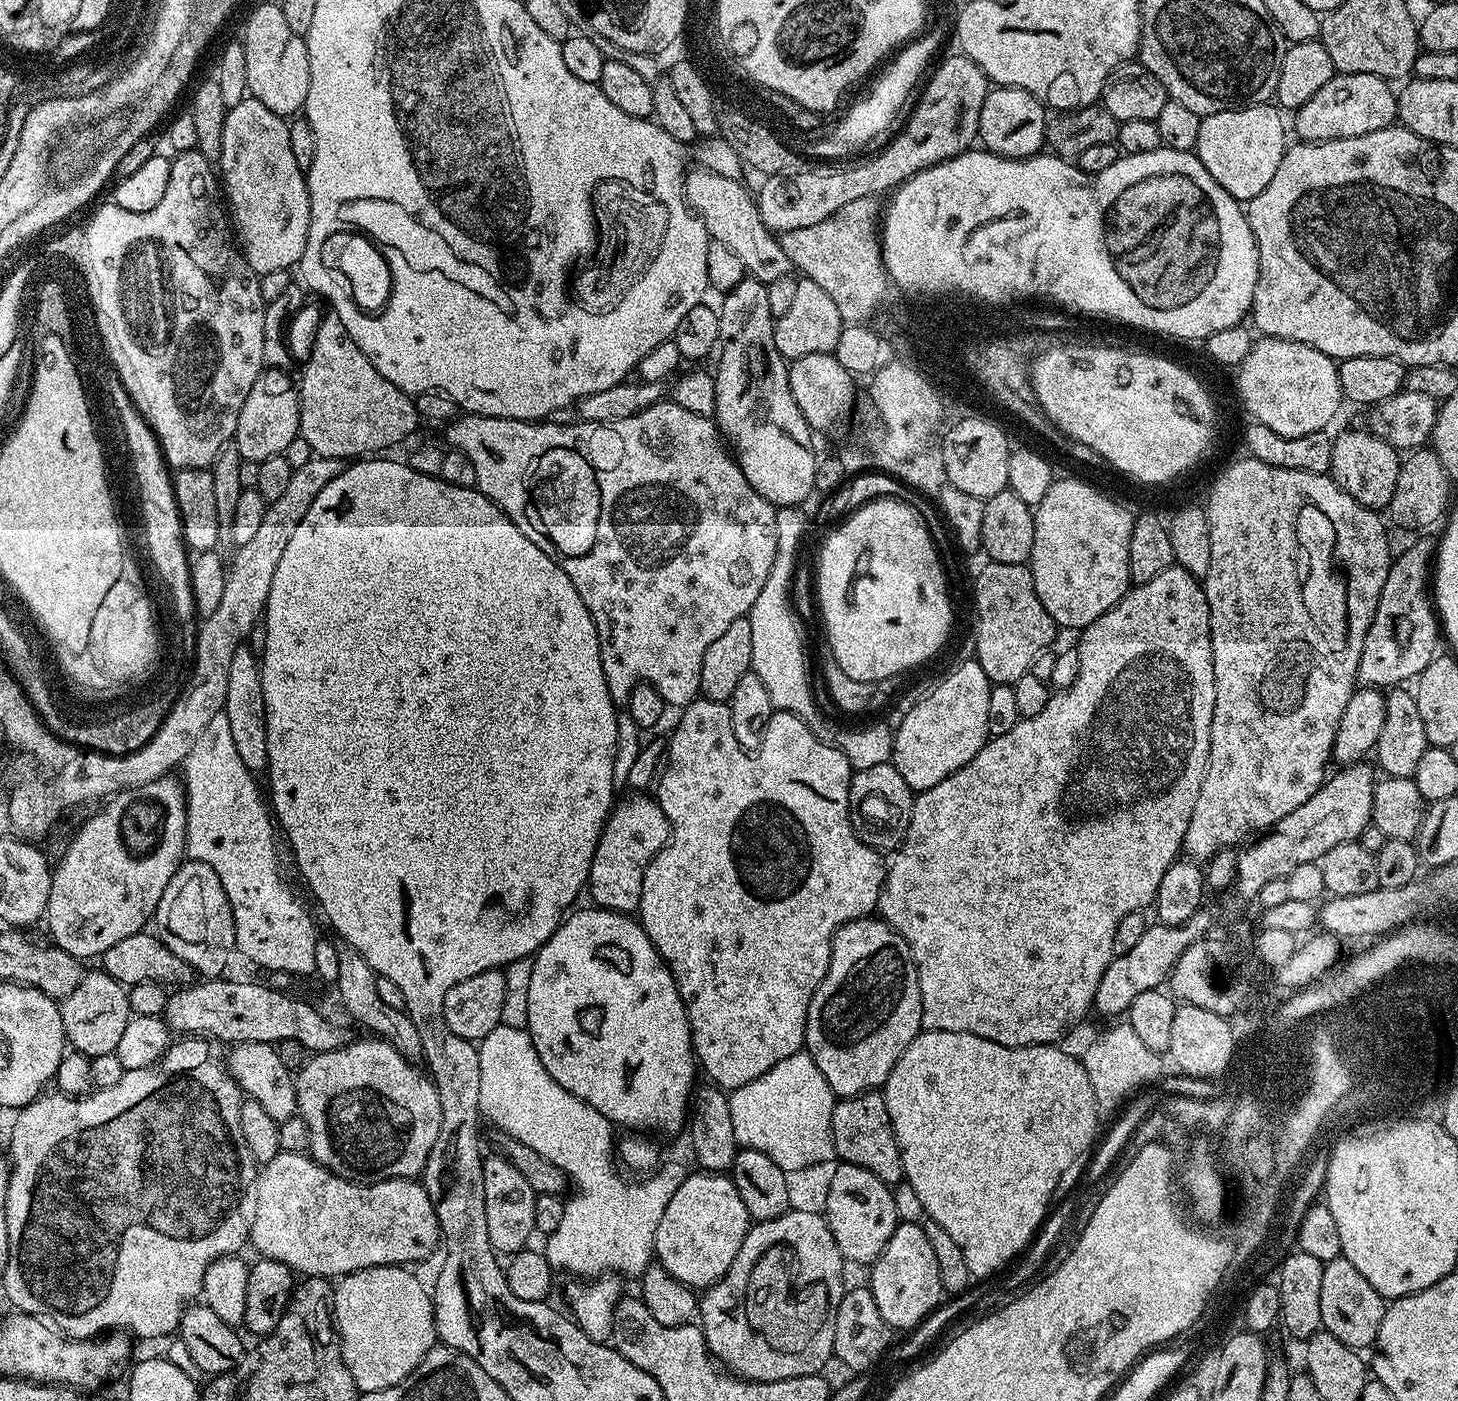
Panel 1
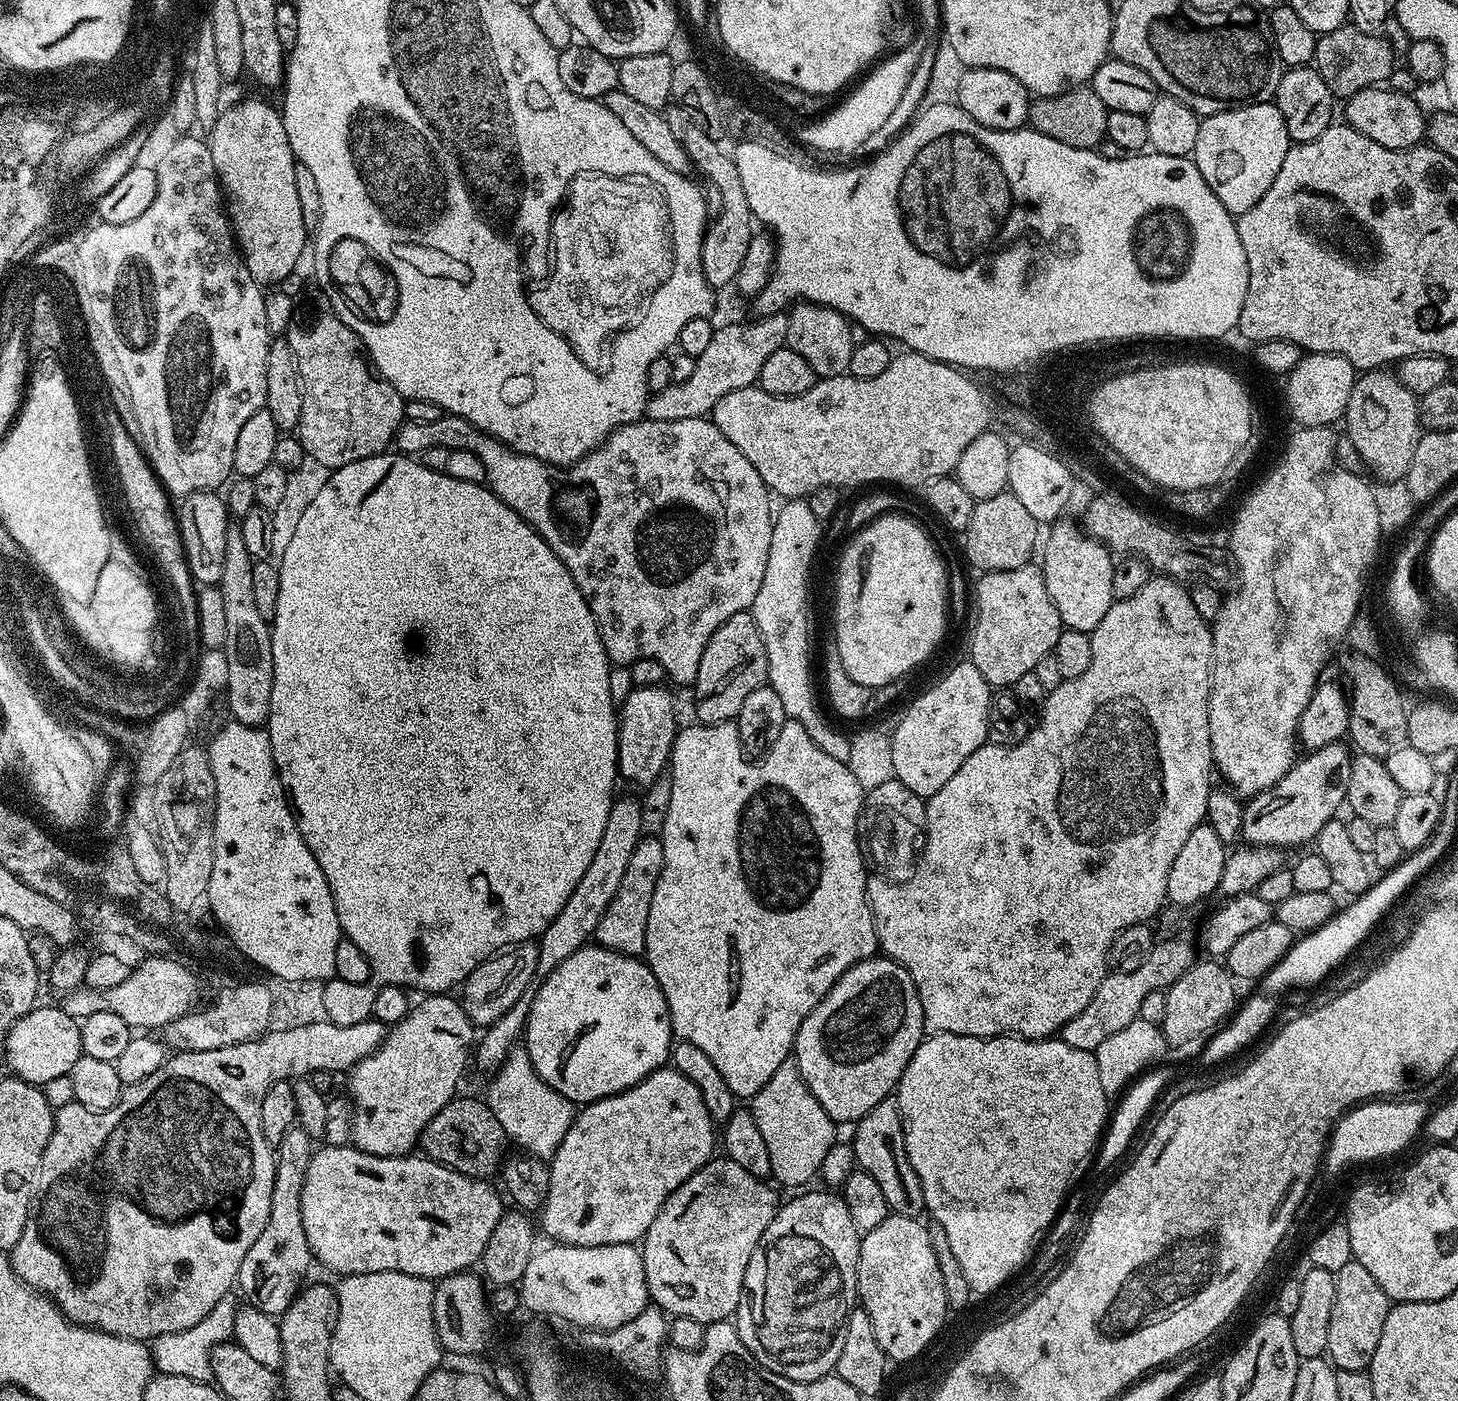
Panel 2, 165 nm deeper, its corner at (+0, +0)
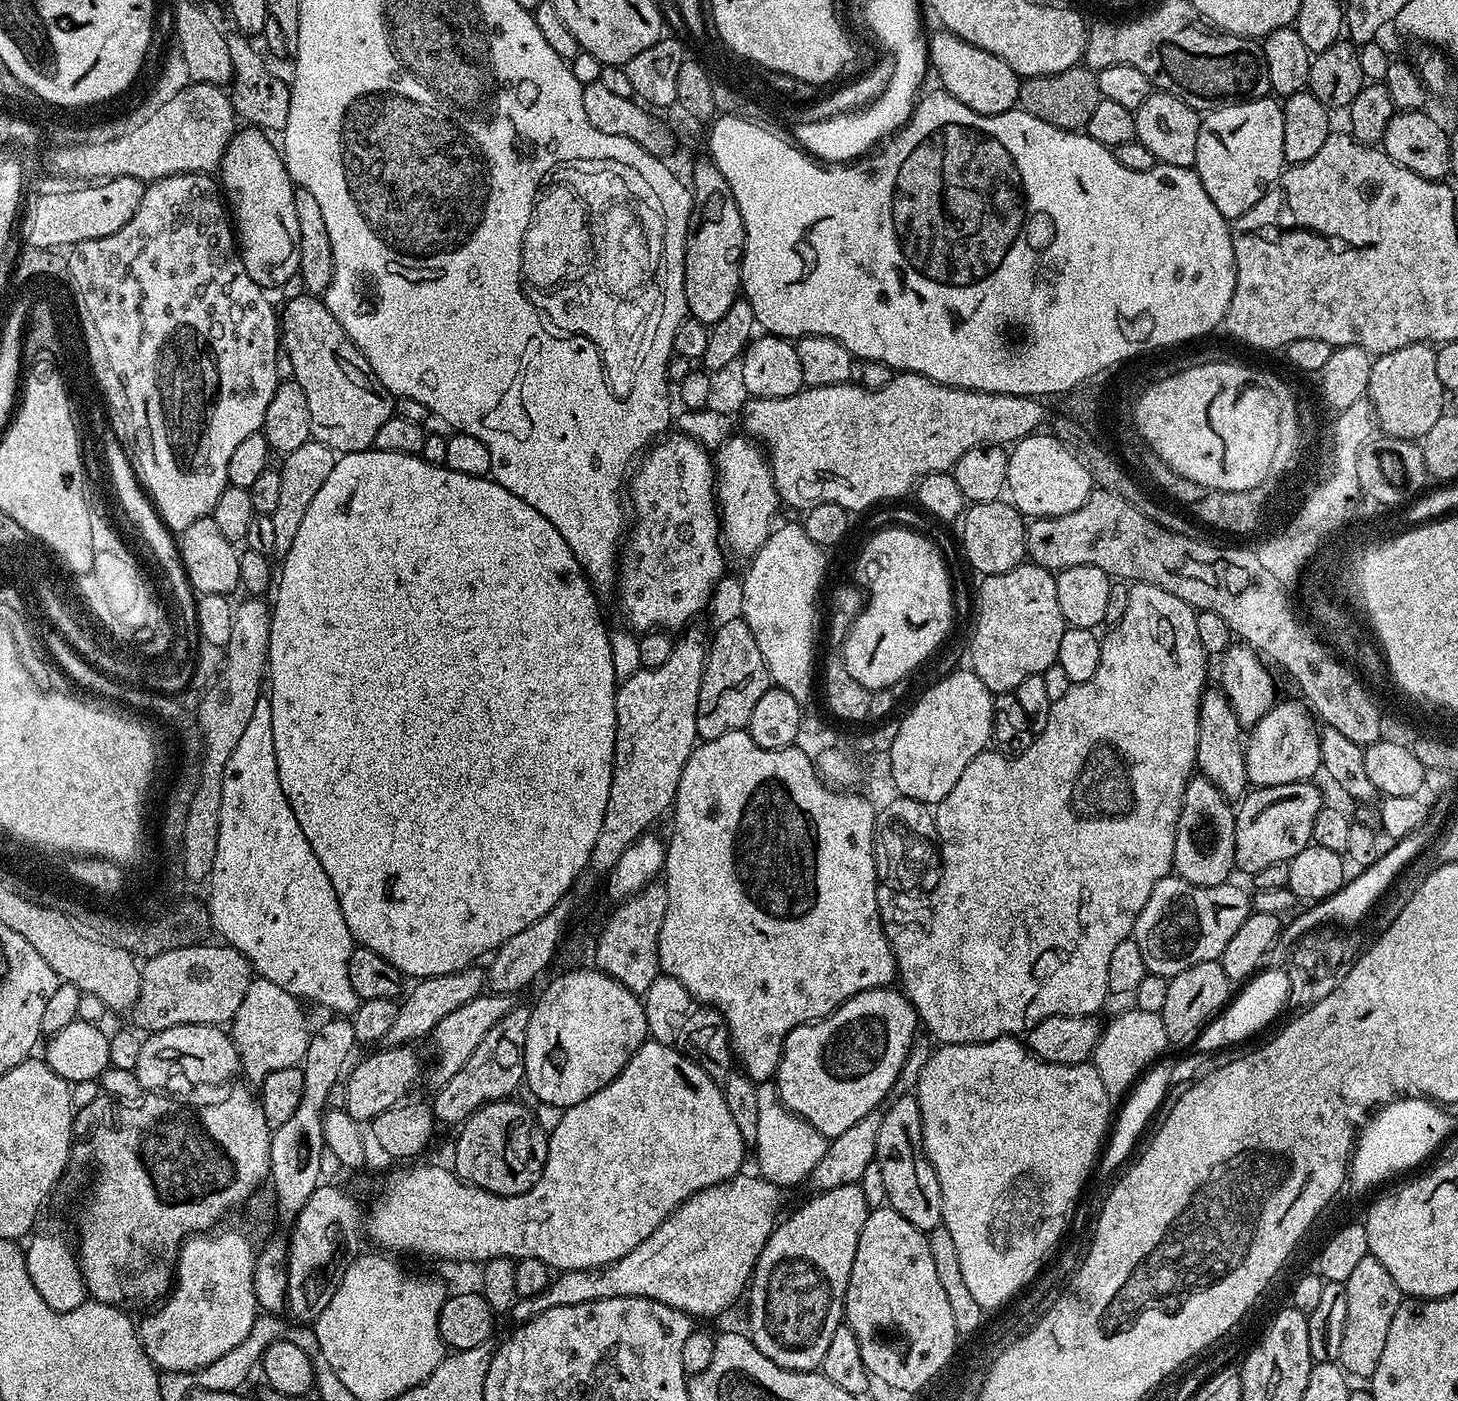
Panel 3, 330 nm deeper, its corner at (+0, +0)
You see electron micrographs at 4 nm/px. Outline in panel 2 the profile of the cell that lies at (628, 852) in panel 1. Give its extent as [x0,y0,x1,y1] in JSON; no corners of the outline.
[594,835,664,958]

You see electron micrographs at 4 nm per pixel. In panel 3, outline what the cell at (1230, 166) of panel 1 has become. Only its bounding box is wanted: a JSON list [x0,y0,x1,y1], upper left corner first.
[1194,98,1286,222]

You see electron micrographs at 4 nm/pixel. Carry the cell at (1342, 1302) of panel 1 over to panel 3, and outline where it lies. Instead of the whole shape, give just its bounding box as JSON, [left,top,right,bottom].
[1338,1254,1402,1378]

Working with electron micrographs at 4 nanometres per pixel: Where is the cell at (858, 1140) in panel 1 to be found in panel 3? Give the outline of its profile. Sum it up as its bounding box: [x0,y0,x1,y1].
[874,1094,942,1234]

